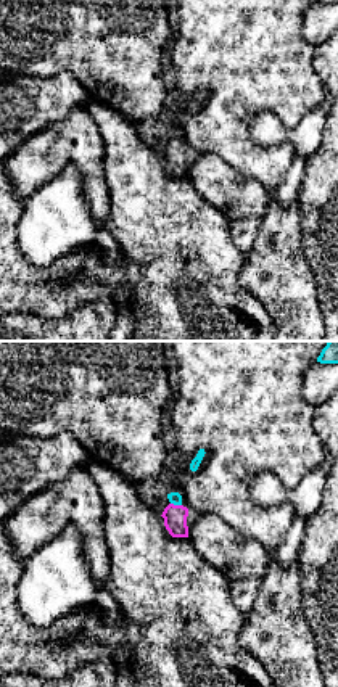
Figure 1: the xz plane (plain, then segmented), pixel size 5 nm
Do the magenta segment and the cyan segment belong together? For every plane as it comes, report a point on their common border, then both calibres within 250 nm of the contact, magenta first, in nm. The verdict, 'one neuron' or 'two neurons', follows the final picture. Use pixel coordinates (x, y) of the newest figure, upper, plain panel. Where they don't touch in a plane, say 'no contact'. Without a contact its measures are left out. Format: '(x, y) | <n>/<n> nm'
(176, 145) | 110/60 nm

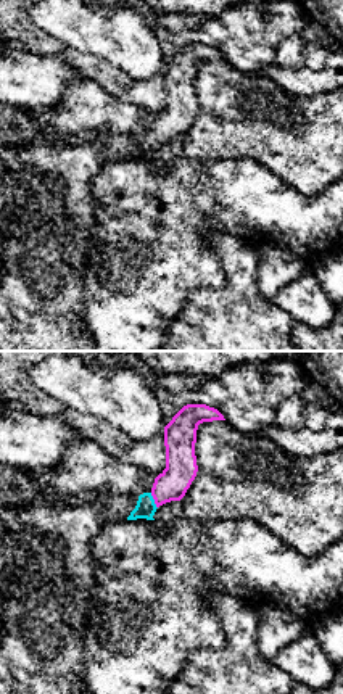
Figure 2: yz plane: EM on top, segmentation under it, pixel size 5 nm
(155, 140) | 160/100 nm

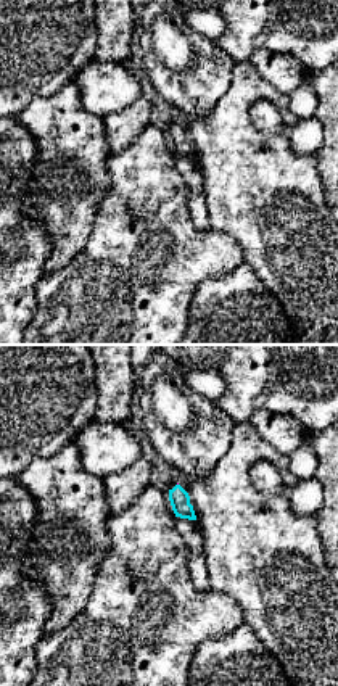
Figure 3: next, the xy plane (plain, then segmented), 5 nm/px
no contact

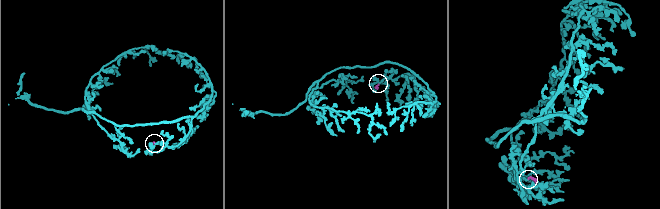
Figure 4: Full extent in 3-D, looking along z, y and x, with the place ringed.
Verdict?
one neuron

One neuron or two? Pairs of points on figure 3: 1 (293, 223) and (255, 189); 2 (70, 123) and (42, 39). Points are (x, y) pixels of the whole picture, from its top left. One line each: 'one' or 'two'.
1: one
2: two

